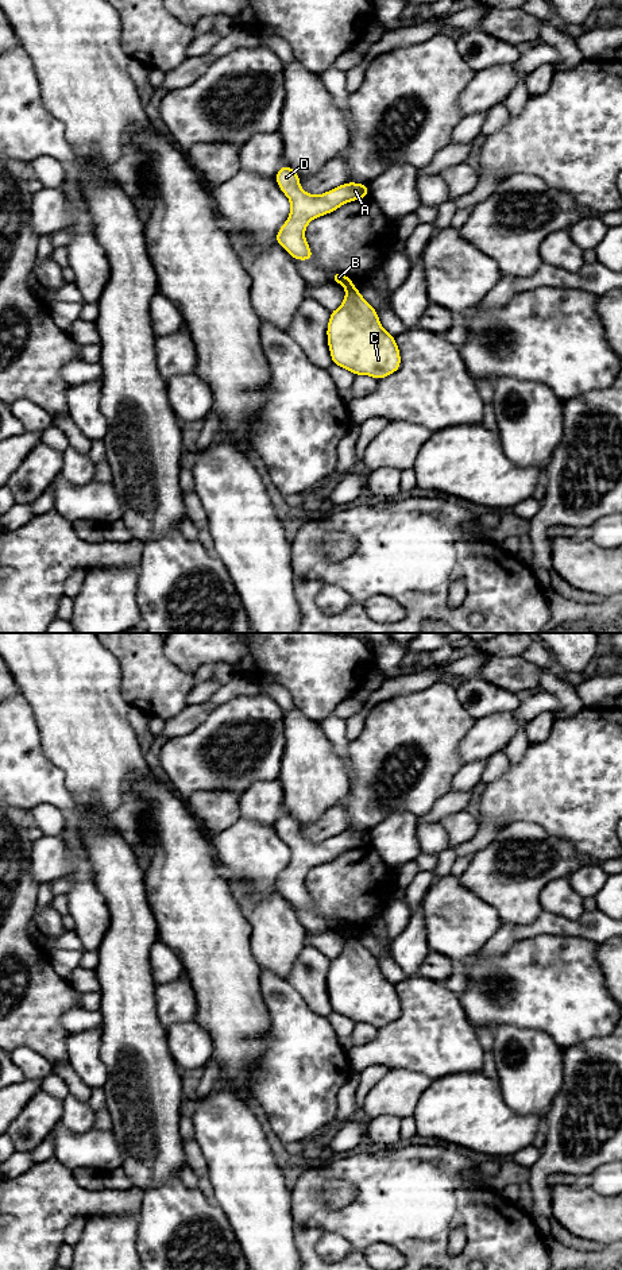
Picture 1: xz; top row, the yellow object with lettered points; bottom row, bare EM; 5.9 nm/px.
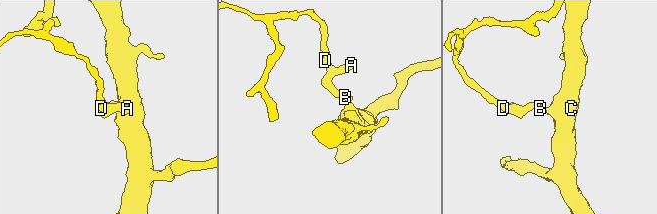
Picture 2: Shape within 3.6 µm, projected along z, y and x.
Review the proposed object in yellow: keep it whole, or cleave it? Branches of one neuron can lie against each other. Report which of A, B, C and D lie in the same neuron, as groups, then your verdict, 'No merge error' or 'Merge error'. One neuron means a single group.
Groups: A B D / C. Merge error

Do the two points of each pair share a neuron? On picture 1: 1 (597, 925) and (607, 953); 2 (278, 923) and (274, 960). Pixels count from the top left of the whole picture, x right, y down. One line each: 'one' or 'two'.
1: two
2: one

